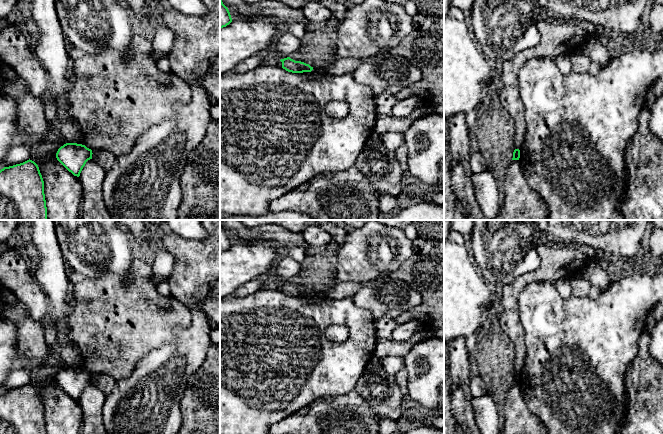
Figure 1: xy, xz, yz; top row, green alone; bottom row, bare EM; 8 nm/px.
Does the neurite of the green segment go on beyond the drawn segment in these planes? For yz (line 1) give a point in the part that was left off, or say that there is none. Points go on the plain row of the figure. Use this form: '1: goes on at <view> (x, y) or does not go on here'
1: does not go on here

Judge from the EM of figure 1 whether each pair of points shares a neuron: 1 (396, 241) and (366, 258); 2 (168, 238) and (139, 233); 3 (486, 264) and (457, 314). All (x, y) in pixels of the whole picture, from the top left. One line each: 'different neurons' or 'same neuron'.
1: same neuron
2: different neurons
3: different neurons

